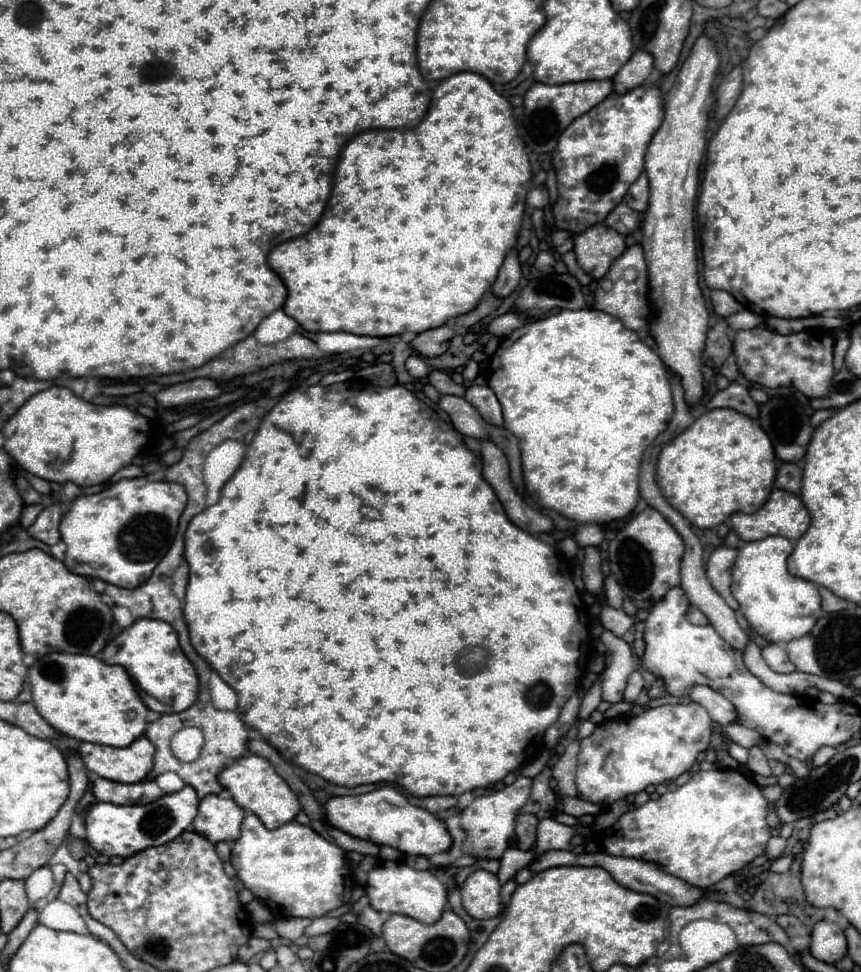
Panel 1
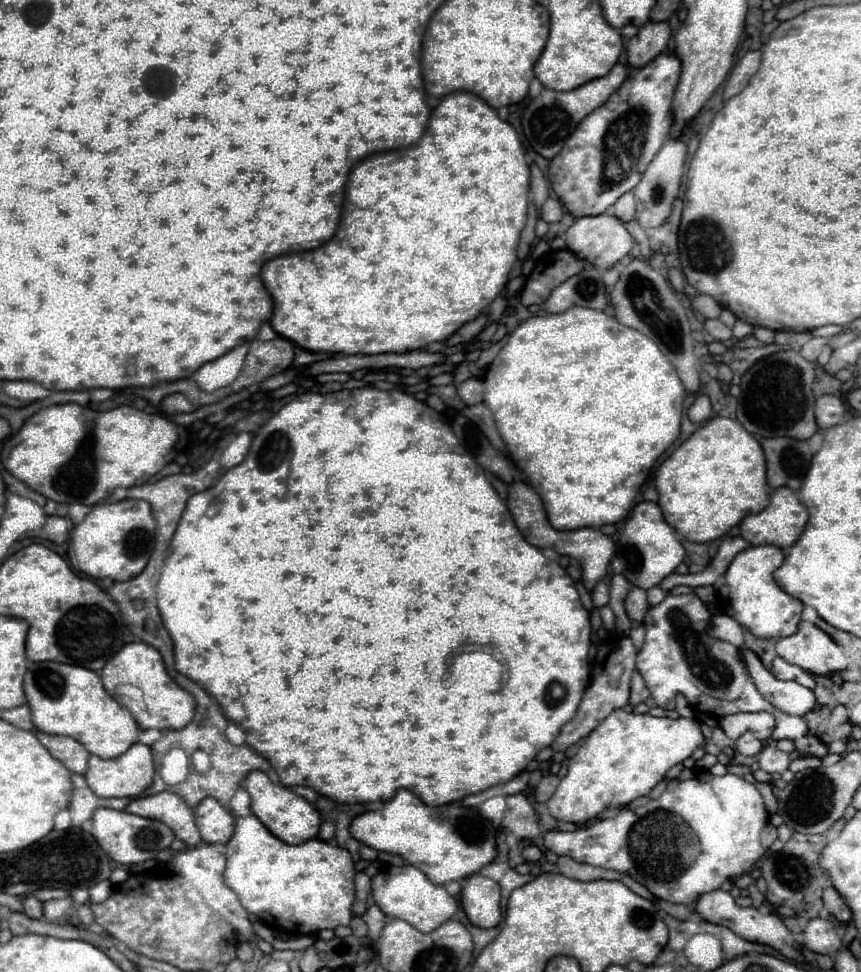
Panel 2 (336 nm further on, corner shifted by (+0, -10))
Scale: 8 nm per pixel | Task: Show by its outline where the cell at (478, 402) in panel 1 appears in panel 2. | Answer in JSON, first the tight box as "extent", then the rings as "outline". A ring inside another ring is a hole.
{"extent":[457,377,483,405],"outline":[[[475,377],[459,383],[457,391],[459,391],[459,397],[463,399],[465,405],[477,405],[483,401],[483,383]]]}

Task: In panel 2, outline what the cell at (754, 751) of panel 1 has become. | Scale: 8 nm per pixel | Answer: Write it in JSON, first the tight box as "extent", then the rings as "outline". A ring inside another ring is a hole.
{"extent":[737,731,763,755],"outline":[[[749,731],[737,739],[737,751],[743,755],[757,755],[761,751],[761,747],[763,747],[763,743]]]}

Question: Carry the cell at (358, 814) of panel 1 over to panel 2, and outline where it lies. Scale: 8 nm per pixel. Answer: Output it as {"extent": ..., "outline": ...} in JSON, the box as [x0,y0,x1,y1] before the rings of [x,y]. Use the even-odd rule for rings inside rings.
{"extent":[351,789,497,883],"outline":[[[399,789],[393,799],[377,811],[367,811],[351,821],[351,835],[371,849],[403,857],[409,865],[417,865],[433,883],[465,879],[489,865],[495,851],[497,827],[483,819],[475,809],[459,805],[425,805],[413,791]]]}

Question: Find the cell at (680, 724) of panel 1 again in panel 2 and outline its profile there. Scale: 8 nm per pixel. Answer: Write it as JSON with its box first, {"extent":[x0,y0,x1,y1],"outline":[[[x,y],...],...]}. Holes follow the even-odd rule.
{"extent":[547,709,705,823],"outline":[[[617,709],[591,731],[583,747],[571,757],[569,771],[553,793],[553,801],[547,801],[547,809],[559,821],[585,823],[609,807],[621,807],[649,795],[671,767],[683,763],[705,743],[697,719],[679,717],[673,721]]]}

